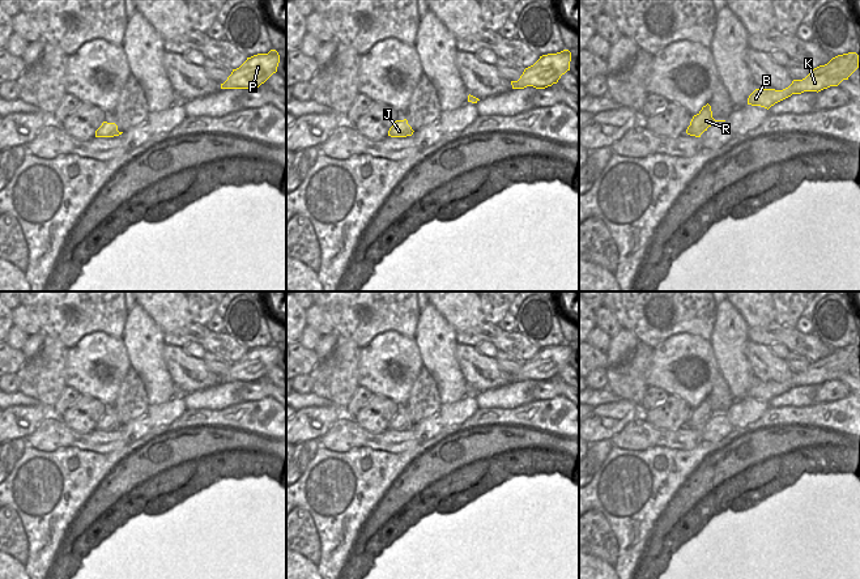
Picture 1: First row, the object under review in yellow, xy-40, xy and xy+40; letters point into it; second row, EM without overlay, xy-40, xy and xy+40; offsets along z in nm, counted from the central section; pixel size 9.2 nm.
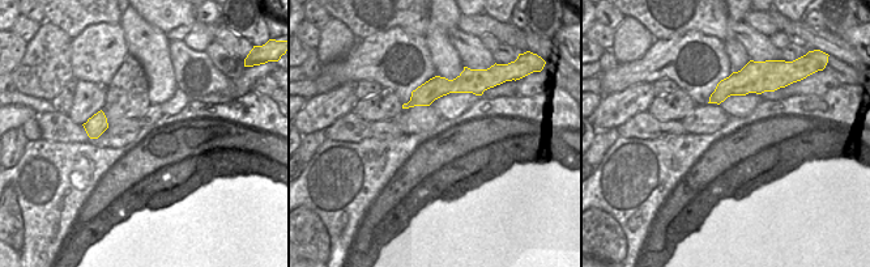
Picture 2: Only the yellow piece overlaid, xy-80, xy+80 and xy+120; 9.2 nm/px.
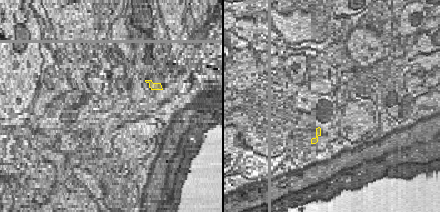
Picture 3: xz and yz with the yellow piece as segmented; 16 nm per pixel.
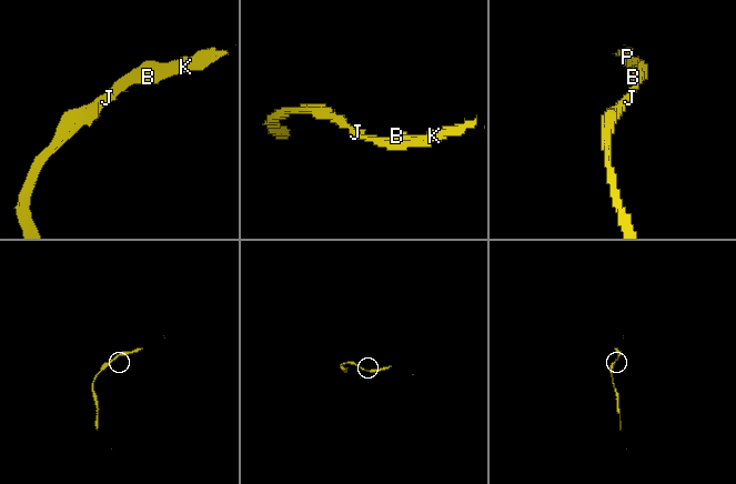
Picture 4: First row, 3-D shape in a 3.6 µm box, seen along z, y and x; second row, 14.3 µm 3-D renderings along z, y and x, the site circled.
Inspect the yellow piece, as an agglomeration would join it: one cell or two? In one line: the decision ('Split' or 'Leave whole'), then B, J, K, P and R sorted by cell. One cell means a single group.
Leave whole. Groups: B J K P R

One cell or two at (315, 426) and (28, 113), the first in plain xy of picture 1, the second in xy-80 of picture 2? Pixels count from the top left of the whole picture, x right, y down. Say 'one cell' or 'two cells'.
one cell

